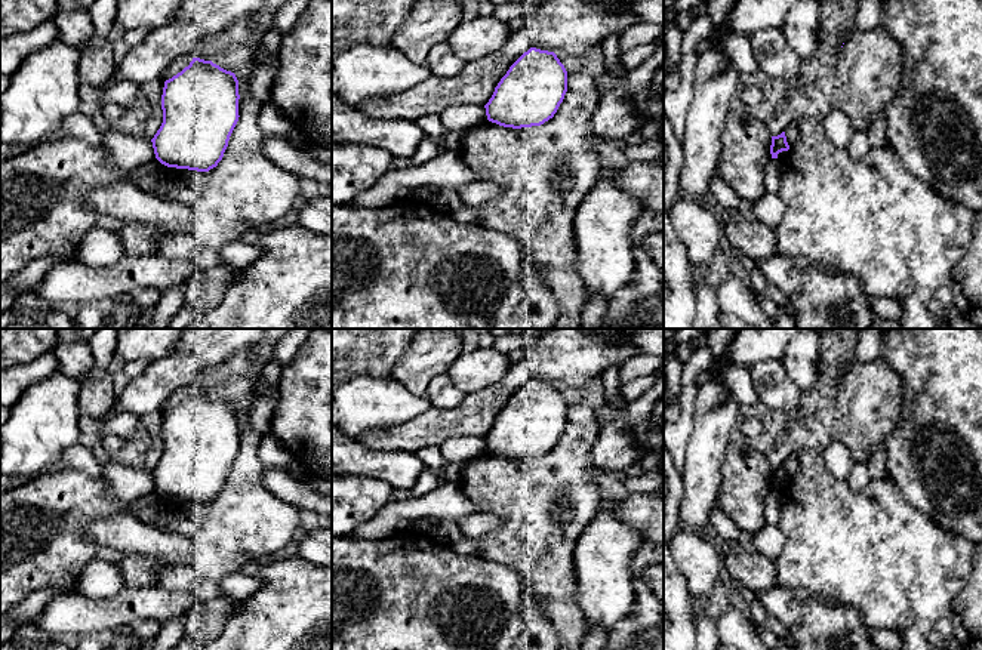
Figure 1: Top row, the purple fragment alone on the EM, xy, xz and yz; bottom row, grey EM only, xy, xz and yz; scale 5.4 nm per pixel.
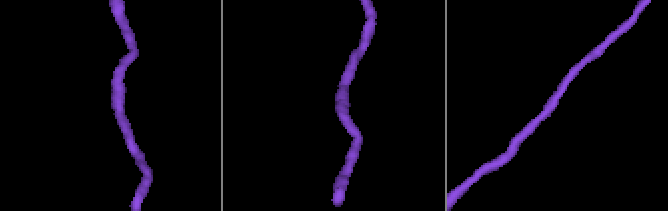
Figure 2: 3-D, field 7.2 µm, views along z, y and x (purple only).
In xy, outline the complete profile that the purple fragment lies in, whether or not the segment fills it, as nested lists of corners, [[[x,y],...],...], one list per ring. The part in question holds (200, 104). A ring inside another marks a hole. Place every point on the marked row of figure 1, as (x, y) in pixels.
[[[193,58],[188,67],[164,81],[163,123],[151,139],[156,158],[176,169],[209,172],[222,160],[238,121],[238,80],[212,61]]]

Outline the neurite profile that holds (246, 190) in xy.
[[[249,81],[243,87],[238,87],[238,95],[240,117],[218,166],[209,172],[197,172],[163,164],[163,187],[160,191],[150,191],[151,194],[190,207],[193,221],[182,231],[190,232],[200,246],[216,252],[238,240],[247,229],[274,227],[299,195],[301,178],[278,167],[264,154],[264,135],[258,124],[264,102],[253,96]]]

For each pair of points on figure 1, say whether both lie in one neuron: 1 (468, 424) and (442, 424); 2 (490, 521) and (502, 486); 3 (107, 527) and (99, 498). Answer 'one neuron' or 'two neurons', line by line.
1: one neuron
2: two neurons
3: two neurons

